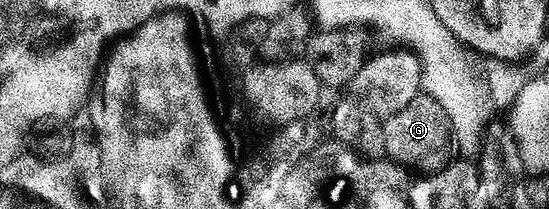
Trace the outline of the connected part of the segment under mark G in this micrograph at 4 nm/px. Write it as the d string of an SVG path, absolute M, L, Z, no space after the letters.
M421 94L410 102L410 106L405 106L398 110L398 114L384 116L382 120L384 129L382 138L384 139L384 156L387 159L396 161L405 169L422 168L426 174L439 172L445 164L449 163L450 155L448 151L454 148L454 137L452 135L452 123L438 106L438 102L433 96Z

